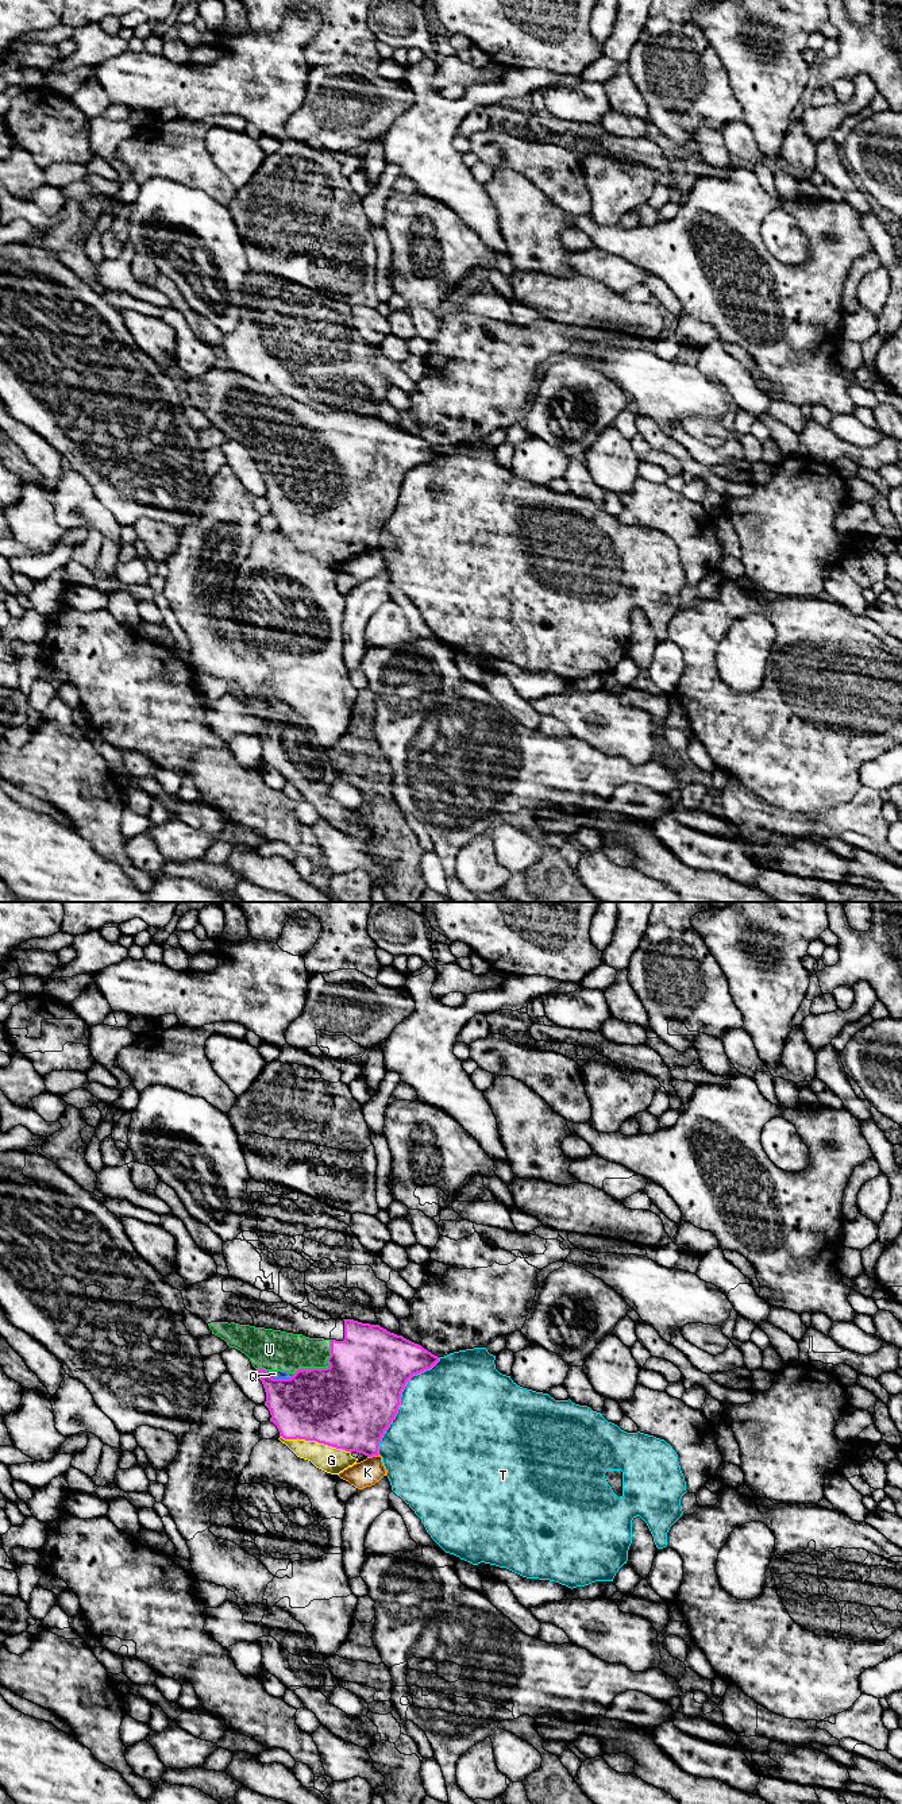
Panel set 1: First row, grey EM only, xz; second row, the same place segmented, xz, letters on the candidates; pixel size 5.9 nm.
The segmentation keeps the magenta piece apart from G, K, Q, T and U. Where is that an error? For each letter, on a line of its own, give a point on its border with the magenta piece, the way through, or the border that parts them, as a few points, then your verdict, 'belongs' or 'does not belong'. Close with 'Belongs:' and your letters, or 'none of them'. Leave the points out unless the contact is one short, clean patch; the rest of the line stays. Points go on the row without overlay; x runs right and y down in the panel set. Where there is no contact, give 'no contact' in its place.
G: contact xz (315, 532); belongs
K: contact xz (372, 548); does not belong
Q: contact xz (280, 471); belongs
T: contact xz (399, 494); does not belong
U: contact xz (323, 461); belongs
Belongs: G, Q, U

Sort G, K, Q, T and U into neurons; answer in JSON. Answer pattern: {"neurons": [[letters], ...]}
{"neurons": [["G", "Q", "U"], ["K"], ["T"]]}

